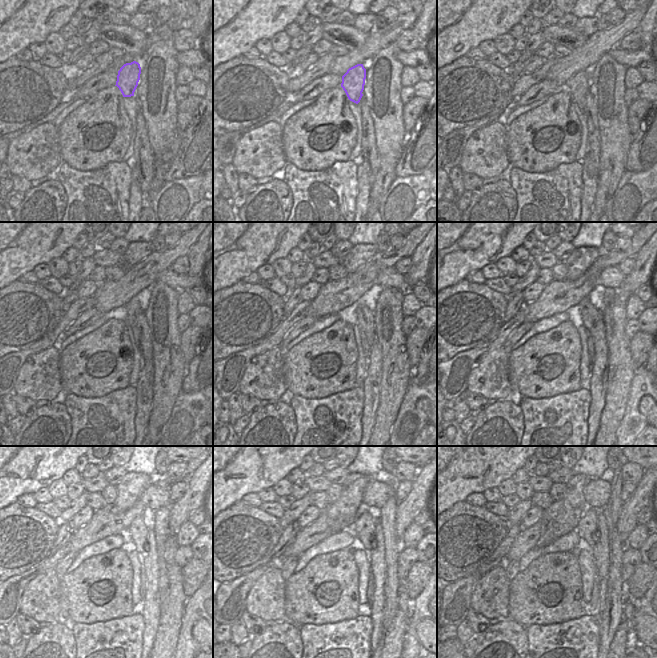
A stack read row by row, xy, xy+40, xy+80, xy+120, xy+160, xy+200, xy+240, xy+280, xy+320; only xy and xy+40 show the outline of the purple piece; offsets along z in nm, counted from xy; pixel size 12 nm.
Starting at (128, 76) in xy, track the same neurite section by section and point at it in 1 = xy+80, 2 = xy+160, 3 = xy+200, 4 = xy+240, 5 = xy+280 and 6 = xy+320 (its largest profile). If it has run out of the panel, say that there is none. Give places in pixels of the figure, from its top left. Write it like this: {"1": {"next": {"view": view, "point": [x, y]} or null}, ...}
{"1": {"next": {"view": "xy+80", "point": [579, 83]}}, "2": {"next": {"view": "xy+160", "point": [365, 345]}}, "3": {"next": {"view": "xy+200", "point": [585, 384]}}, "4": {"next": {"view": "xy+240", "point": [138, 609]}}, "5": {"next": {"view": "xy+280", "point": [365, 609]}}, "6": {"next": {"view": "xy+320", "point": [592, 608]}}}

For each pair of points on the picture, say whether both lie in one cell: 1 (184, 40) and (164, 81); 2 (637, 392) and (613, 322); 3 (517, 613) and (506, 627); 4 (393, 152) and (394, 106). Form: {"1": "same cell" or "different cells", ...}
{"1": "different cells", "2": "different cells", "3": "different cells", "4": "same cell"}

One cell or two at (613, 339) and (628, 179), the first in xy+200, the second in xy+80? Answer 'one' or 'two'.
two

